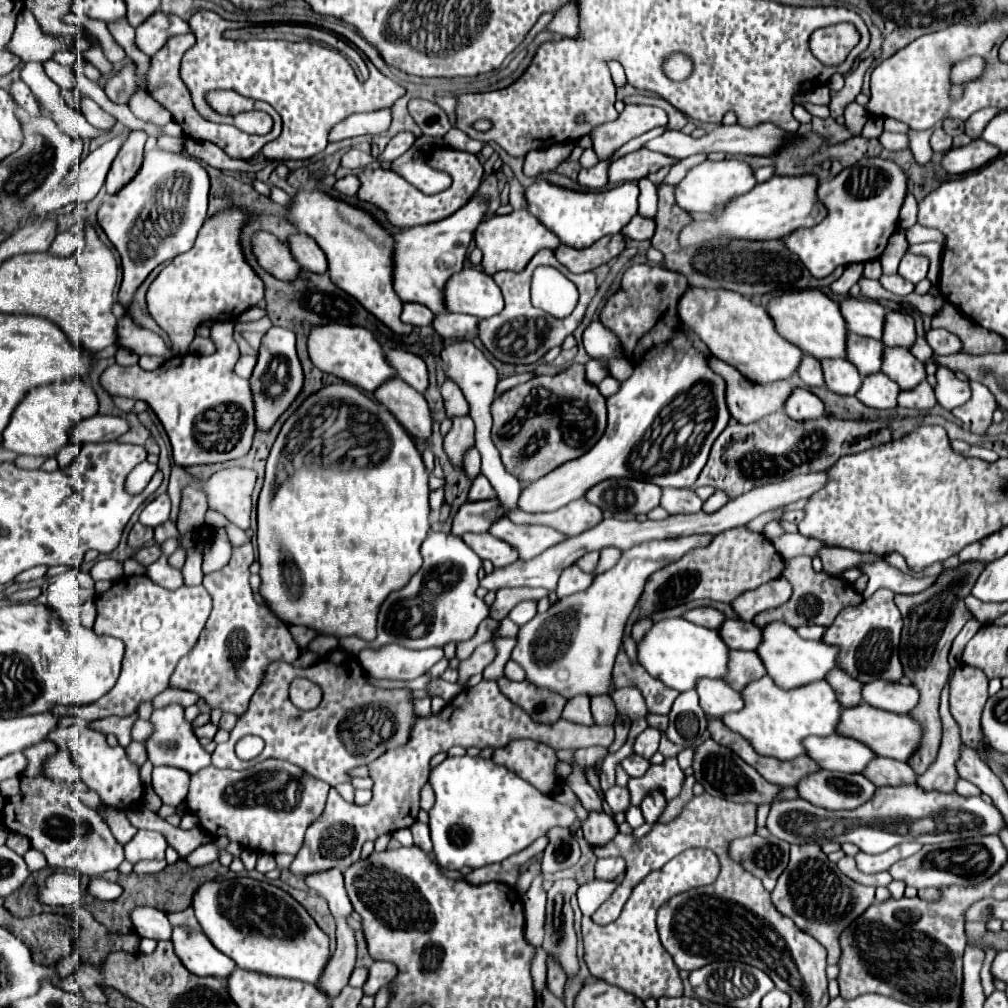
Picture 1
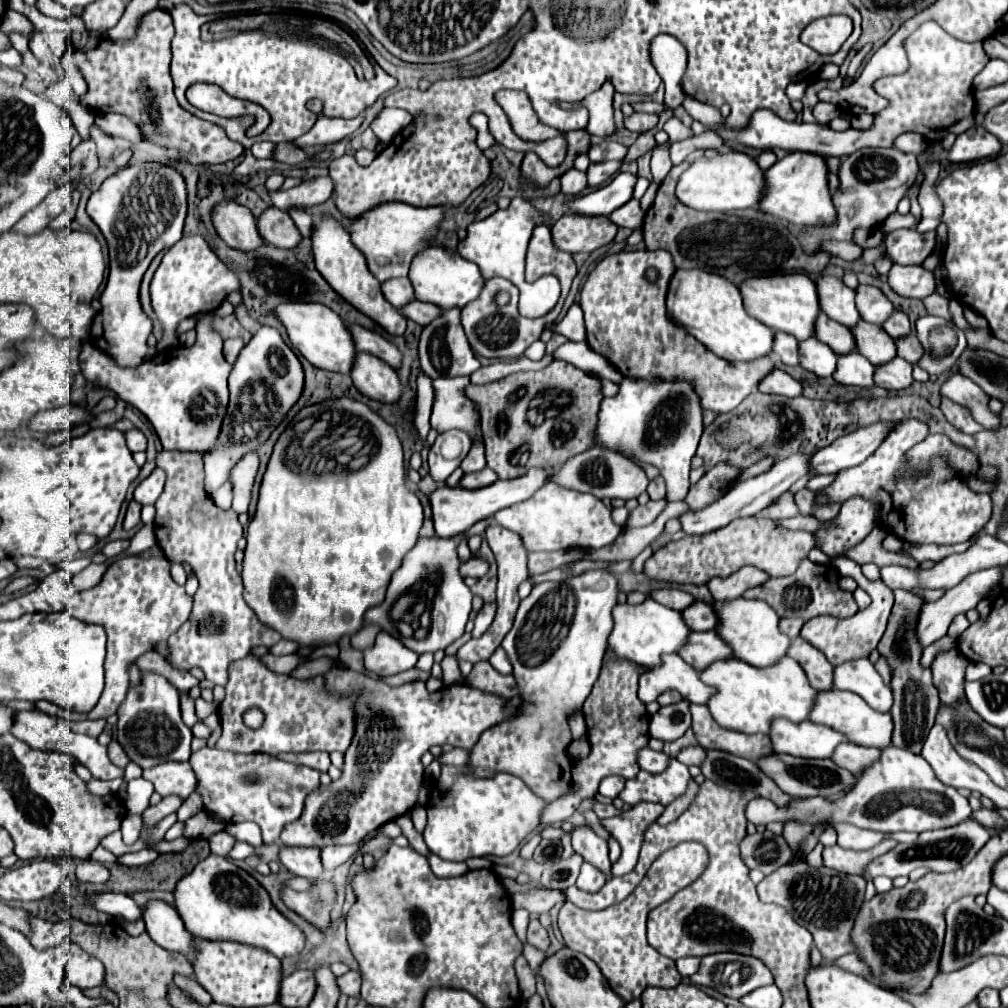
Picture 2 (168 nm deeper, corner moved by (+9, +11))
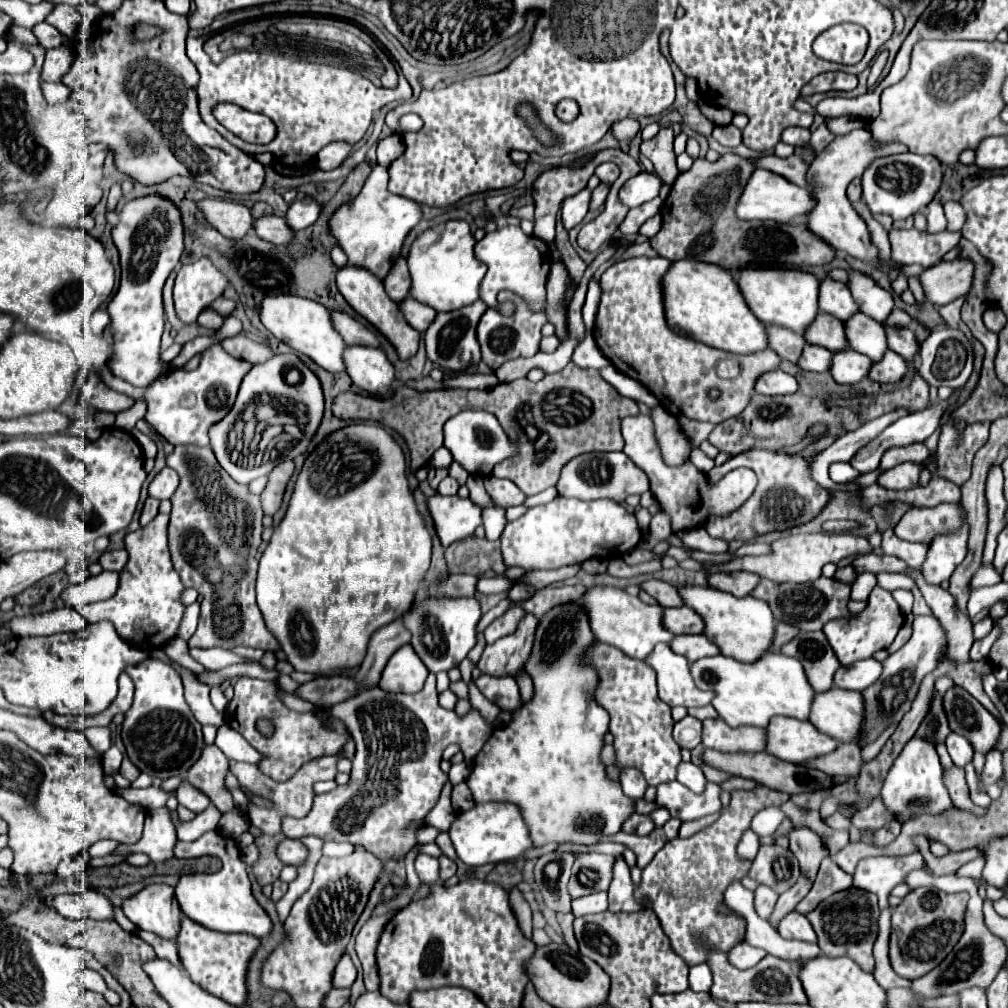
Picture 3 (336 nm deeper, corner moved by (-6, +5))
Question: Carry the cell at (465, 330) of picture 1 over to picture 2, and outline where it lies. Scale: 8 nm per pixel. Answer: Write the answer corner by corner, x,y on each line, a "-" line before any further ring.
412,300
408,302
408,306
404,306
404,310
400,310
406,318
414,320
416,324
420,326
426,326
430,320
434,320
442,310
434,304
428,304
428,302
420,302
420,300

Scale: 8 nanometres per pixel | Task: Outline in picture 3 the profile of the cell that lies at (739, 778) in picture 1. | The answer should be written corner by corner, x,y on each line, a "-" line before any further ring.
793,826
793,830
787,834
787,838
789,838
791,852
795,852
799,864
801,864
801,872
813,880
821,860
827,856
827,850
823,848
819,834
815,834
813,830
809,830
805,826

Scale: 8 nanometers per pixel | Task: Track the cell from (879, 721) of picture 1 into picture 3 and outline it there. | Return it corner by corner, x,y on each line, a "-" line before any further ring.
831,688
831,692
815,696
809,722
831,738
859,744
865,724
865,698
861,692

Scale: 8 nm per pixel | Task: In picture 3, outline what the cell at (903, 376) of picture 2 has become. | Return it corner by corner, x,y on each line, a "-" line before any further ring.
887,352
885,360
881,360
879,364
873,364
871,368
871,380
875,382
885,382
885,384
897,384
901,382
901,378
907,374
907,362
895,354
895,352

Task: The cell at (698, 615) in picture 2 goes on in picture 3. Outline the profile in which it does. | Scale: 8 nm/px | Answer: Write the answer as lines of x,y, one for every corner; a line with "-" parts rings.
683,606
683,608
665,608
663,624
667,624
669,632
673,632
677,636
679,634
703,634
703,630
705,630
705,622
689,606

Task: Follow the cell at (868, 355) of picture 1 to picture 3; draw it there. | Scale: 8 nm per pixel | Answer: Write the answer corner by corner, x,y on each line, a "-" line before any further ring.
823,312
819,314
819,320
815,320
815,324
811,324
811,328
805,332
805,336
811,344
823,346
831,352
839,352
849,346
845,336
845,324
839,318

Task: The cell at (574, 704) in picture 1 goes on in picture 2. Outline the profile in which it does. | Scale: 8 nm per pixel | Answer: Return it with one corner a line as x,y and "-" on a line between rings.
580,709
568,720
573,740
579,740
587,733
587,726
584,720
583,711

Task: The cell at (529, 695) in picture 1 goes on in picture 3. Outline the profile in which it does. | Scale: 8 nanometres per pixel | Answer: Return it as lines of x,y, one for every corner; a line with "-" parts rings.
481,674
475,680
477,688
481,690
481,694
491,700
495,706
499,706
501,710
507,712
515,712
523,706
523,700
519,696
519,688
513,676
503,676
503,678
493,678
489,674

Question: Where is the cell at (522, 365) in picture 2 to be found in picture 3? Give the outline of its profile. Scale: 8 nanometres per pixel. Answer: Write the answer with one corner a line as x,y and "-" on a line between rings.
587,334
585,340
575,348
571,360
579,368
595,368
595,370
599,370
599,368
609,364
609,360
599,352
599,348
597,348
597,344
595,344
591,334

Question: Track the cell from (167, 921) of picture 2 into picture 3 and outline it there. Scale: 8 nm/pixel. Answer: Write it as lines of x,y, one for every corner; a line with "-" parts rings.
153,884
131,896
123,904
125,916
141,930
149,930
165,940
177,940
181,926
181,906
167,884

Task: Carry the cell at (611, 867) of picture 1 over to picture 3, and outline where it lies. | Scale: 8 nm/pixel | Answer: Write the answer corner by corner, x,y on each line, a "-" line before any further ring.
593,892
589,896
581,896
573,900
573,914
585,916
585,914
597,914
607,910
607,892

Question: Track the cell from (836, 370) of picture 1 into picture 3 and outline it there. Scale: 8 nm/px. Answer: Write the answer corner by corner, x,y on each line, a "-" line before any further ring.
807,344
803,356
799,358
799,368
807,372
829,372
831,362
833,362
833,352
829,352
823,346

